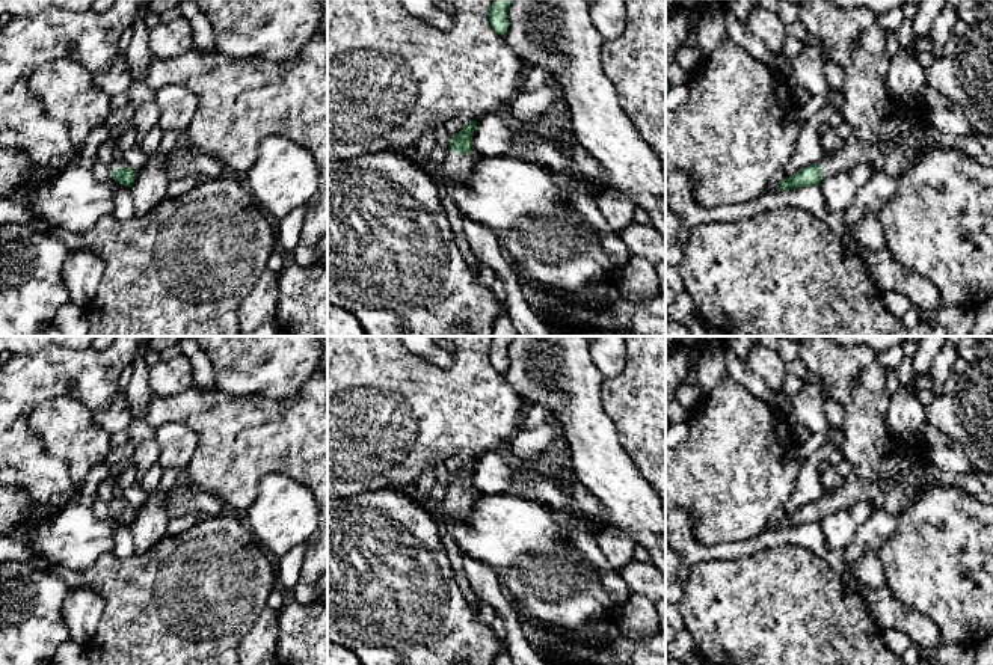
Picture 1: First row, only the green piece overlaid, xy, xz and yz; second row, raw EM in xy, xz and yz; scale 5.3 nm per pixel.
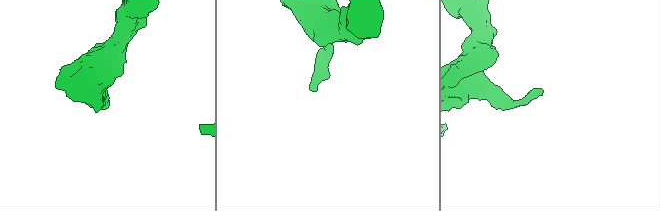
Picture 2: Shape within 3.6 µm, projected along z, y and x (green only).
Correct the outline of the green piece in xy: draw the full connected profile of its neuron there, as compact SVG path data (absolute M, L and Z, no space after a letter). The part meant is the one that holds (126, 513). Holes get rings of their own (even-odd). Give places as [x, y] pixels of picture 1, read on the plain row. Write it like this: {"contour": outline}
{"contour": "M113 498L112 504L112 516L124 522L127 525L131 525L136 517L136 508L130 504L125 504L122 499Z"}

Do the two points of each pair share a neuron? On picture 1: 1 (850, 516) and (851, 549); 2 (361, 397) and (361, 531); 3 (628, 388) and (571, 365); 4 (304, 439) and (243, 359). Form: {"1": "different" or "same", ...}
{"1": "different", "2": "different", "3": "different", "4": "different"}

